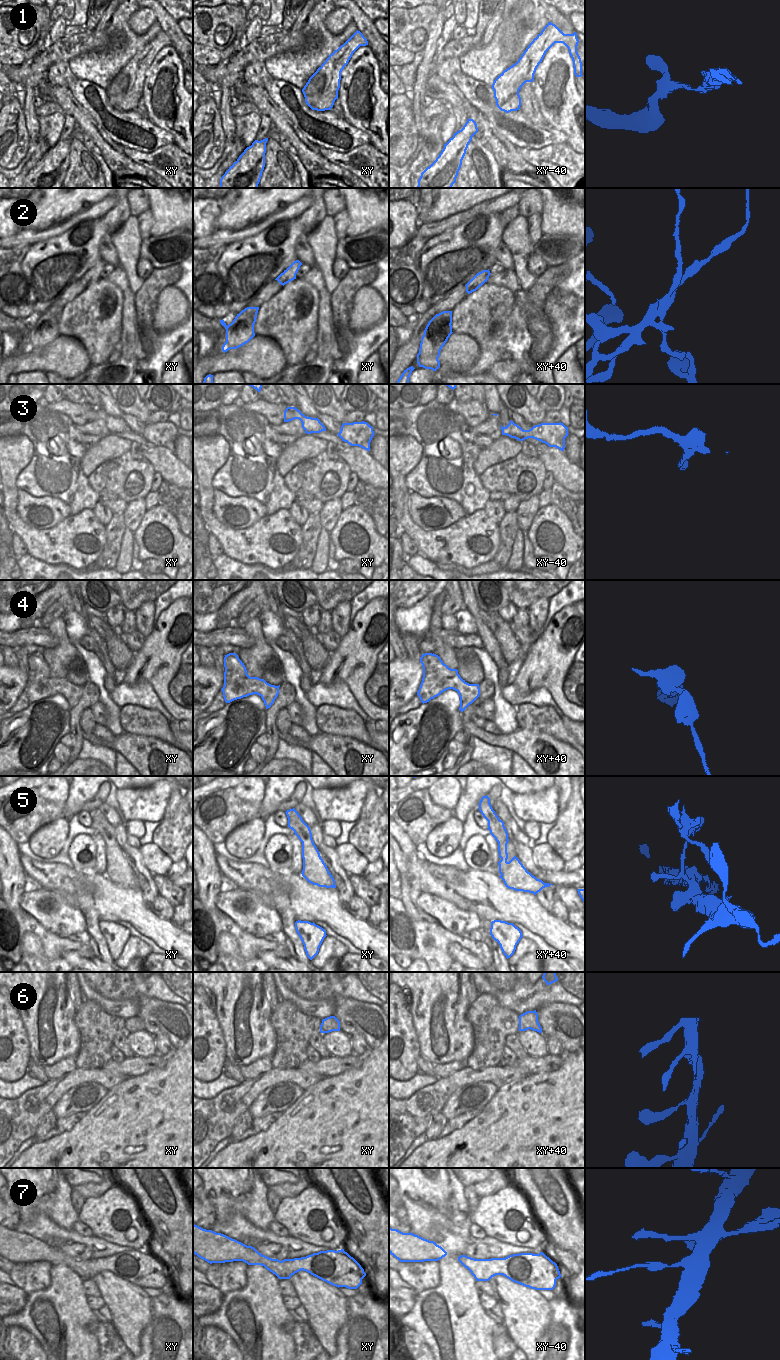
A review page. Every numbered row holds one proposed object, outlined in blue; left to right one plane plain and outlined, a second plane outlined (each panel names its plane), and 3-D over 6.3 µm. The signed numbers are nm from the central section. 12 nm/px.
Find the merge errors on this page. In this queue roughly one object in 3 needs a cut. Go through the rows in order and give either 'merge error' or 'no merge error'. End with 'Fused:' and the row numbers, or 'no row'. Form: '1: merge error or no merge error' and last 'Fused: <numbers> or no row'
1: no merge error
2: merge error
3: no merge error
4: merge error
5: merge error
6: no merge error
7: merge error
Fused: 2, 4, 5, 7

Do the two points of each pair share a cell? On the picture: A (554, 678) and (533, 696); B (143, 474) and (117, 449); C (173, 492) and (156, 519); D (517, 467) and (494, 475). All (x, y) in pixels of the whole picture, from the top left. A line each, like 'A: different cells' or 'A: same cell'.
A: different cells
B: different cells
C: different cells
D: same cell

